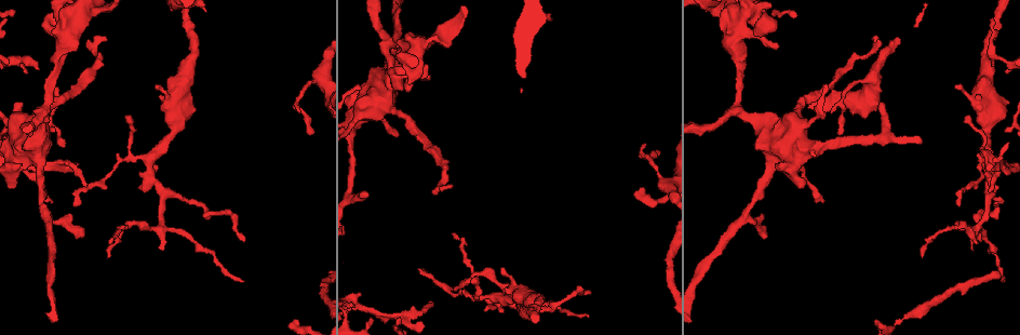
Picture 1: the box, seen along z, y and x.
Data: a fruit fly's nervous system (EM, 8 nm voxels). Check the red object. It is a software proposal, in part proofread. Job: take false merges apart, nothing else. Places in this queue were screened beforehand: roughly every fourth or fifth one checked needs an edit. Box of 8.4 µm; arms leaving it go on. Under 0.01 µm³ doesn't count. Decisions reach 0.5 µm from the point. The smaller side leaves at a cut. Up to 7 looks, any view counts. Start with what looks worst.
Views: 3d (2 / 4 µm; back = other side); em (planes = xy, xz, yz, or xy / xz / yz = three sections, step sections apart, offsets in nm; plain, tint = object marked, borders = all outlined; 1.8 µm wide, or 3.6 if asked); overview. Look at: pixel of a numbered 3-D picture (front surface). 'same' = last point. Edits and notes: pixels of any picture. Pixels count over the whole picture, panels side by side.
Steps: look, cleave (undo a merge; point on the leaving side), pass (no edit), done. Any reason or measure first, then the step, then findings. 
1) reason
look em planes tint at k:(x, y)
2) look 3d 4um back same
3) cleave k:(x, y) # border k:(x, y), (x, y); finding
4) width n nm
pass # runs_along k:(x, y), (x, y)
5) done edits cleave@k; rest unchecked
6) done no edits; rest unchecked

thin neck
look 3d 4um at 1:(984, 193)

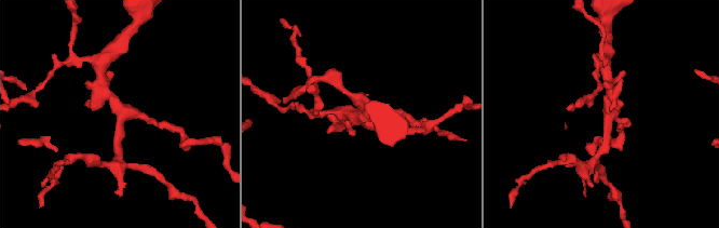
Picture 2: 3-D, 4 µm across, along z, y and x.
arms 3
look em xy step 16 tint at 2:(607, 112)

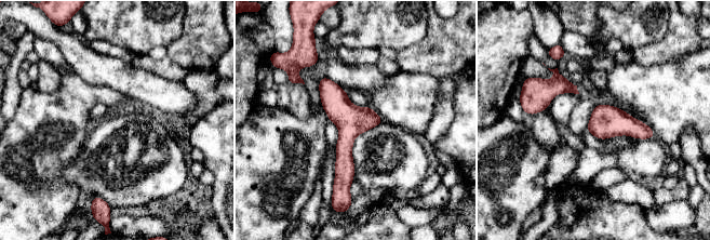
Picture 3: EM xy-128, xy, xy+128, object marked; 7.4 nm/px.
another direction
look em xz step 4 tint same

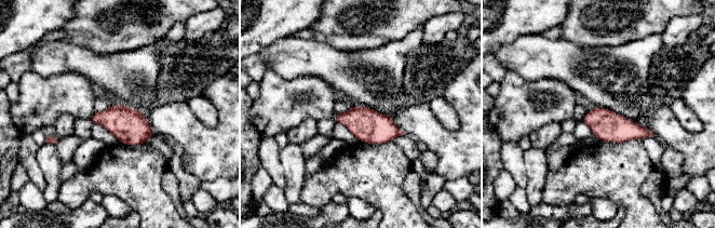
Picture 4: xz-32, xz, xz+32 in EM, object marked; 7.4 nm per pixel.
width 220 nm
pass # continuous, no second neuron

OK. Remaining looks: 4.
abrupt turn
look 3d 2um at 1:(396, 78)

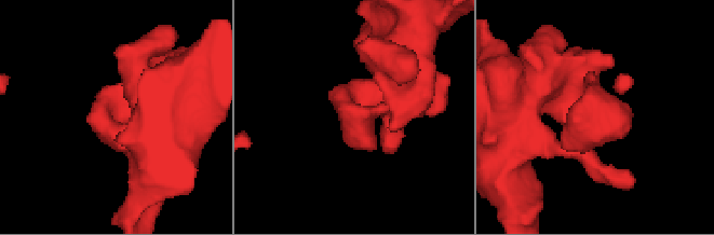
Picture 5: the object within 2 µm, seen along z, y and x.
look em yz step 8 tint at 5:(599, 122)

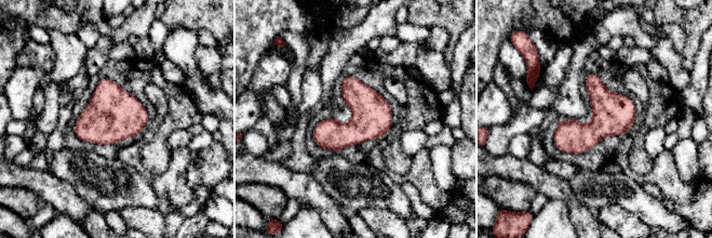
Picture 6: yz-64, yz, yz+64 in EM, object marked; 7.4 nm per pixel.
pass # continuous, no second neuron

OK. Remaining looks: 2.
thick turns thin
look 3d 4um at 1:(21, 155)

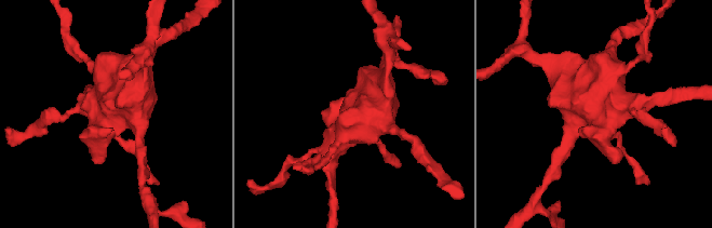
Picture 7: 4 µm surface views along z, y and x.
look em 3.6um planes tint at 7:(109, 116)

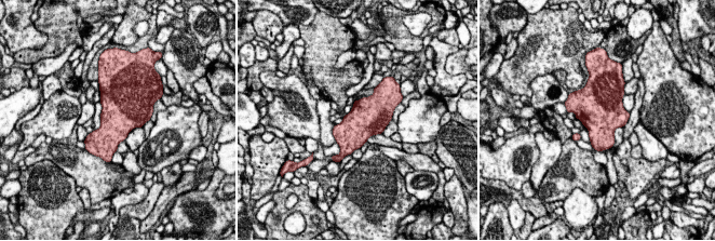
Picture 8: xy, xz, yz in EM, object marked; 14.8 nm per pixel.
width 550 nm
pass # all the same neuron

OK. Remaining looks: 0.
done no edits; rest unchecked

